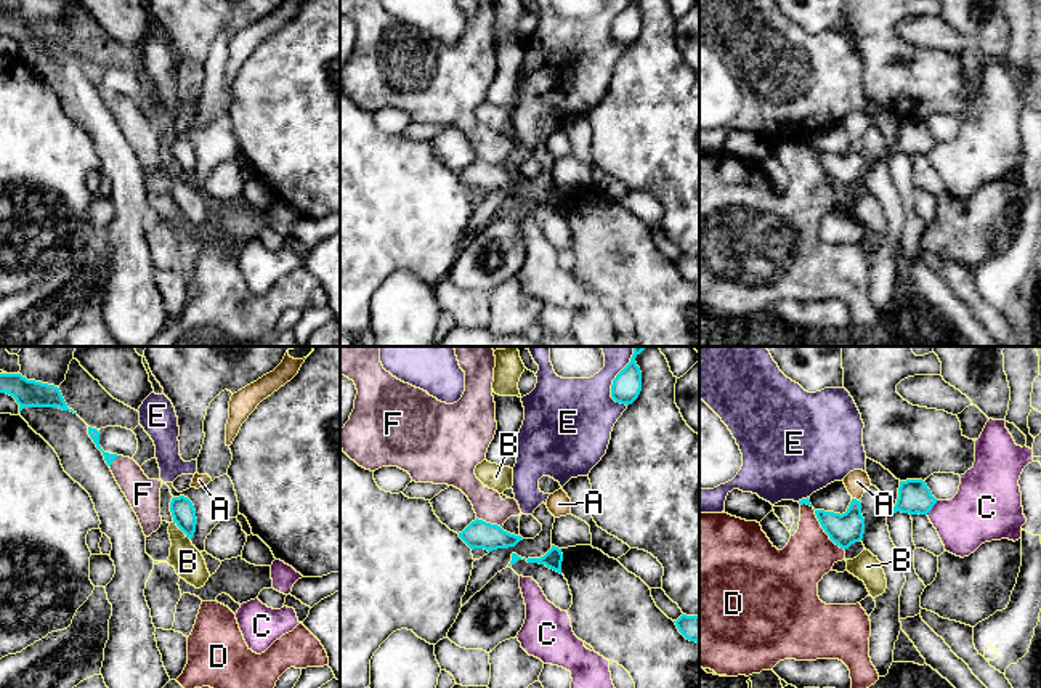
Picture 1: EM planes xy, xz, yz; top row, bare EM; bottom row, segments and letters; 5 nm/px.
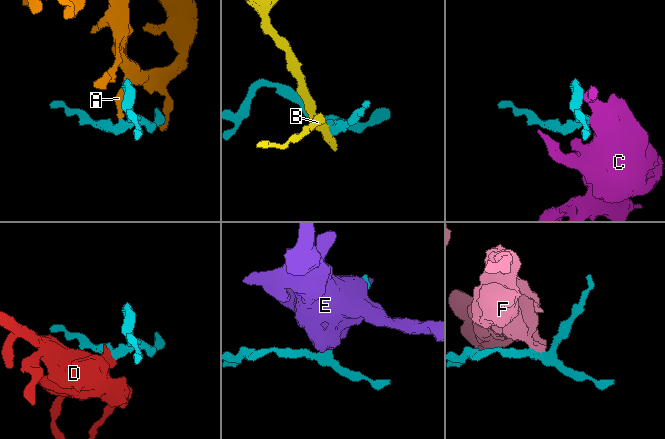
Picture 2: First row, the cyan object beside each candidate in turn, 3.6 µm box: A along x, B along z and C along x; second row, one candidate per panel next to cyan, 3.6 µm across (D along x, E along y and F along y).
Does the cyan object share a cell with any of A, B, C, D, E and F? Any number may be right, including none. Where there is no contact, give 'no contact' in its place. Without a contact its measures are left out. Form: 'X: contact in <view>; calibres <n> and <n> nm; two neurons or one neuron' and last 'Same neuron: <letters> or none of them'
A: contact in yz; calibres 160 and 120 nm; one neuron
B: contact in xy; calibres 120 and 160 nm; two neurons
C: contact in yz; calibres 160 and 320 nm; two neurons
D: contact in yz; calibres 160 and 240 nm; two neurons
E: contact in xz; calibres 150 and 360 nm; two neurons
F: contact in xz; calibres 140 and 150 nm; two neurons
Same neuron: A

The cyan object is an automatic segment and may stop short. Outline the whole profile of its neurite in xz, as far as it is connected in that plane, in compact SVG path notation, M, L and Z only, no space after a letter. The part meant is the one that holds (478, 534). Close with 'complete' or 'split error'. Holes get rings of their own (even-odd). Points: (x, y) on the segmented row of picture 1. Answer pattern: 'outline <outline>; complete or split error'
outline M478 518L472 521L462 532L459 532L459 537L472 550L484 548L488 552L515 547L520 540L523 540L521 536L510 534L500 526L486 523Z; complete

